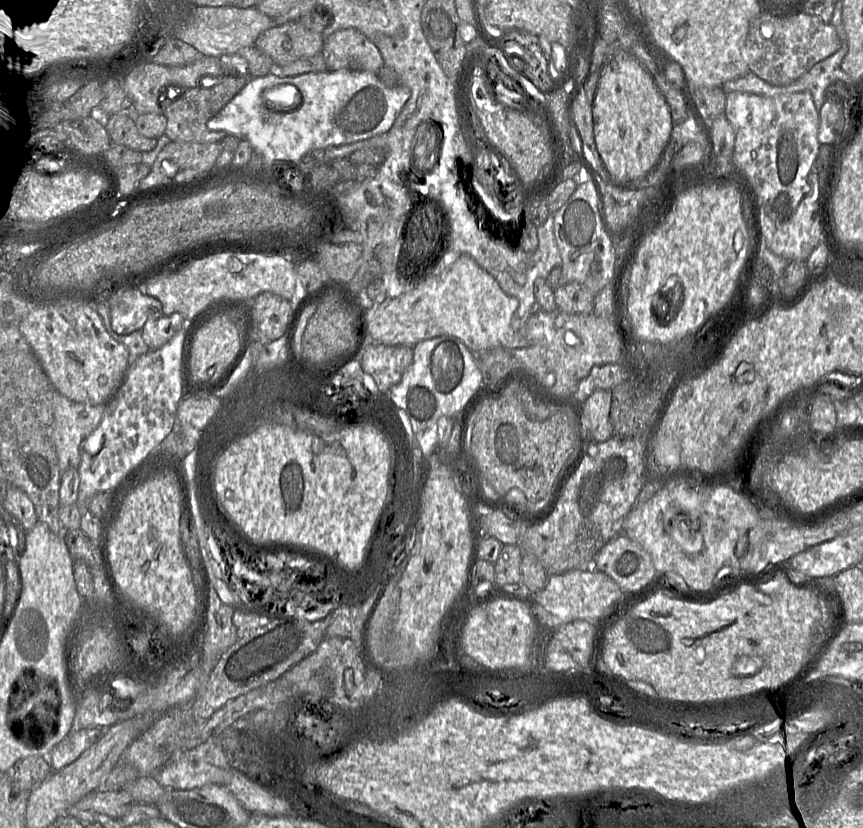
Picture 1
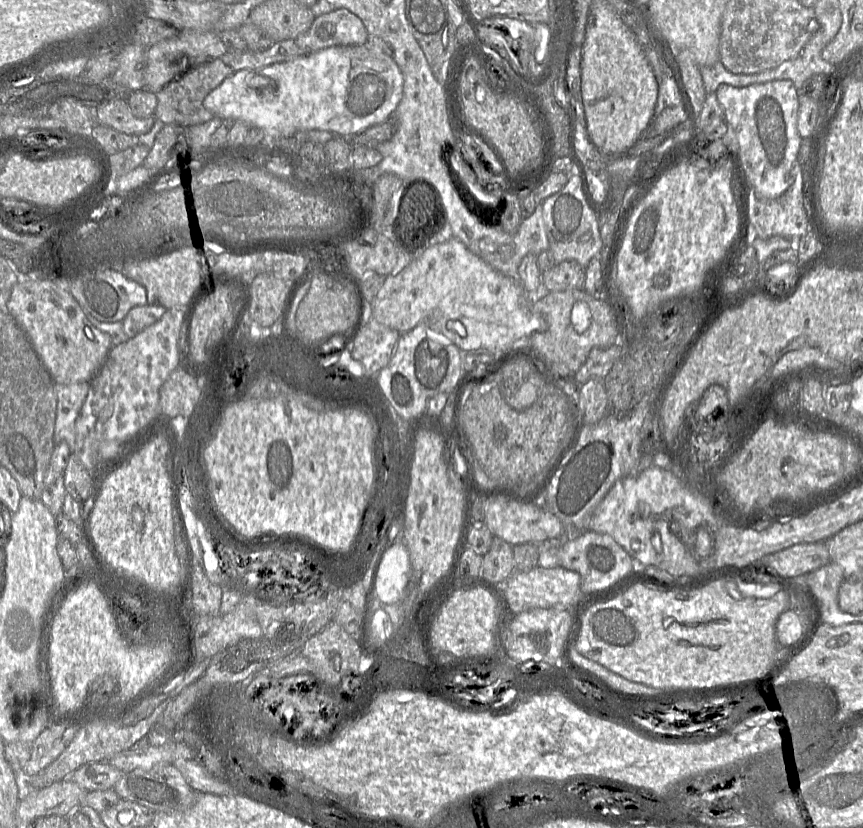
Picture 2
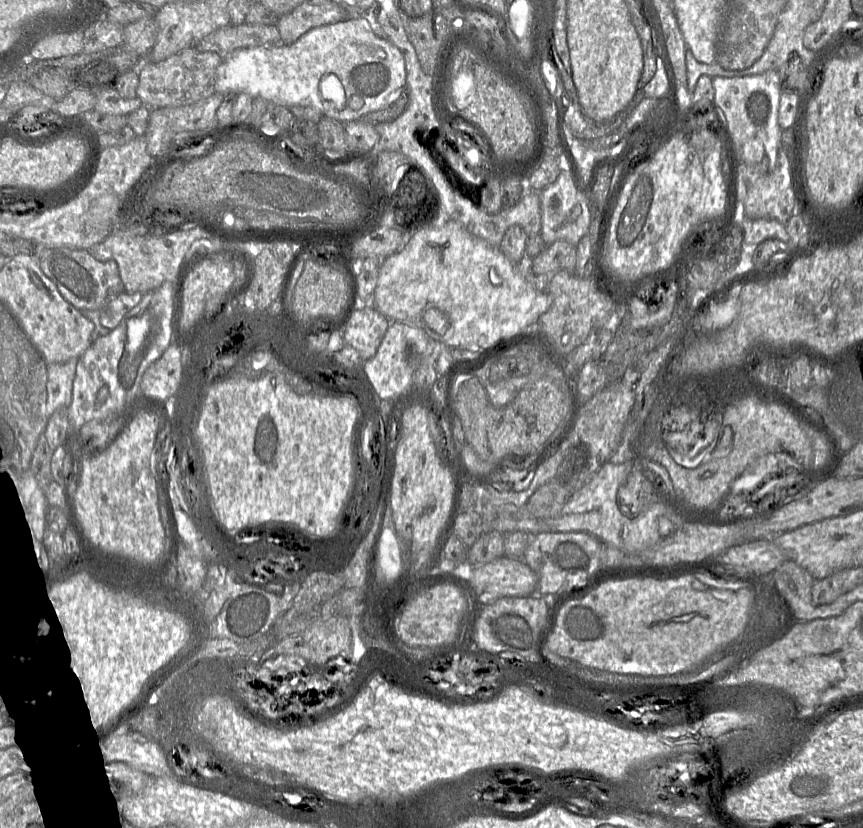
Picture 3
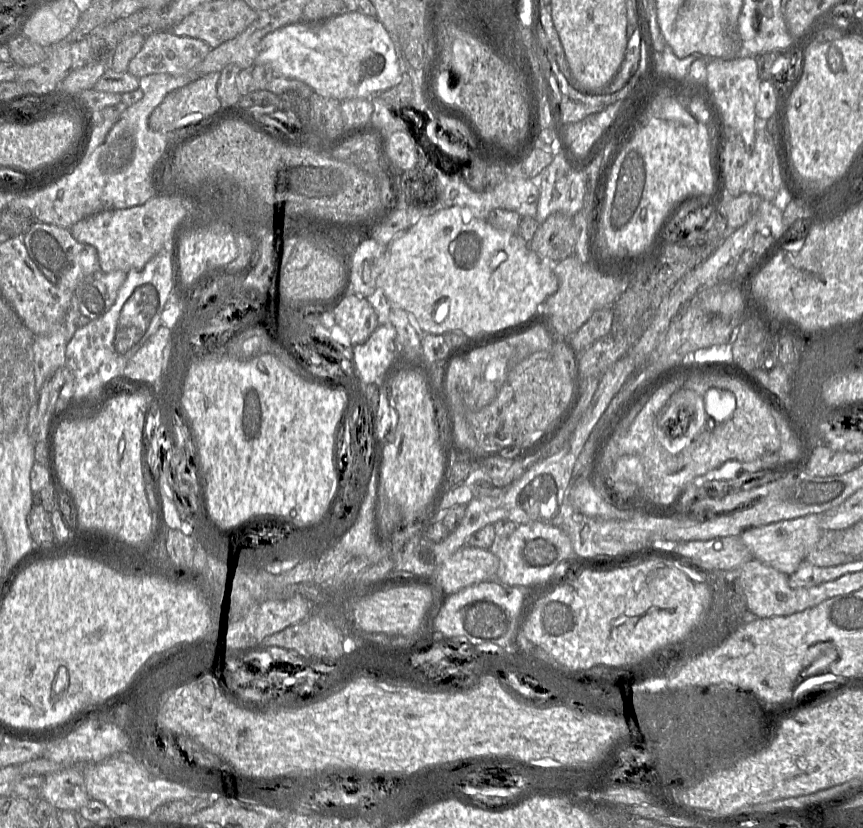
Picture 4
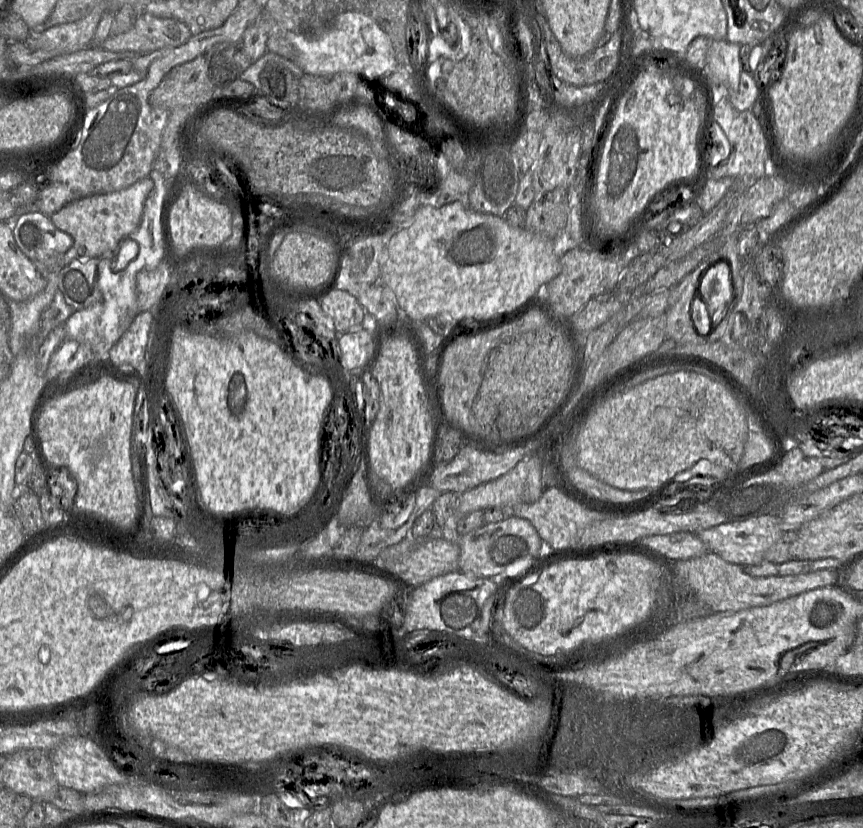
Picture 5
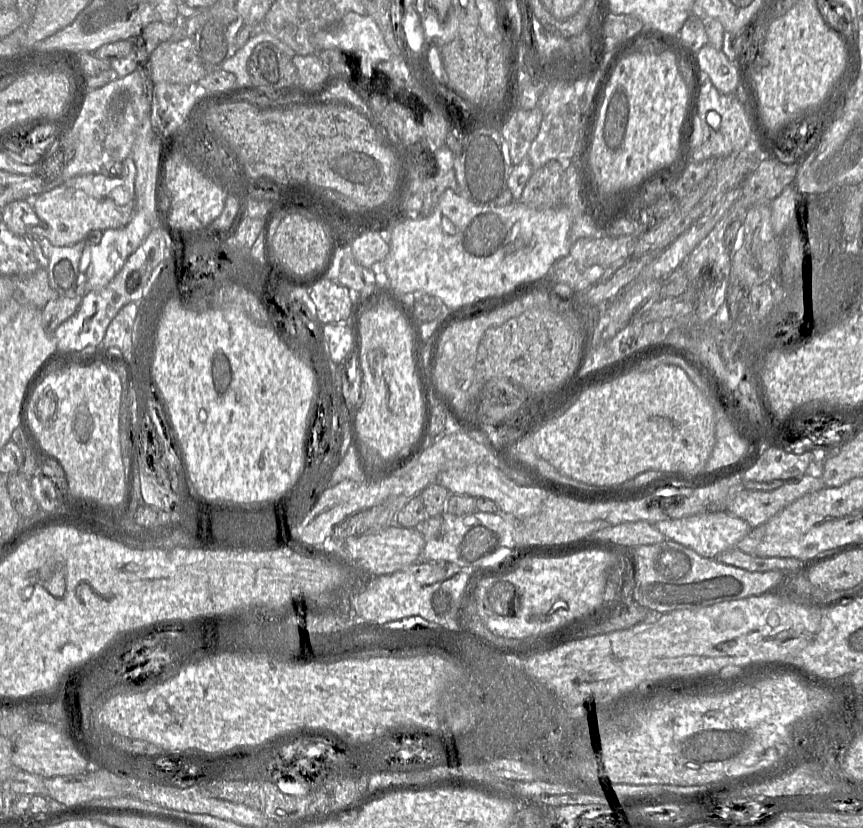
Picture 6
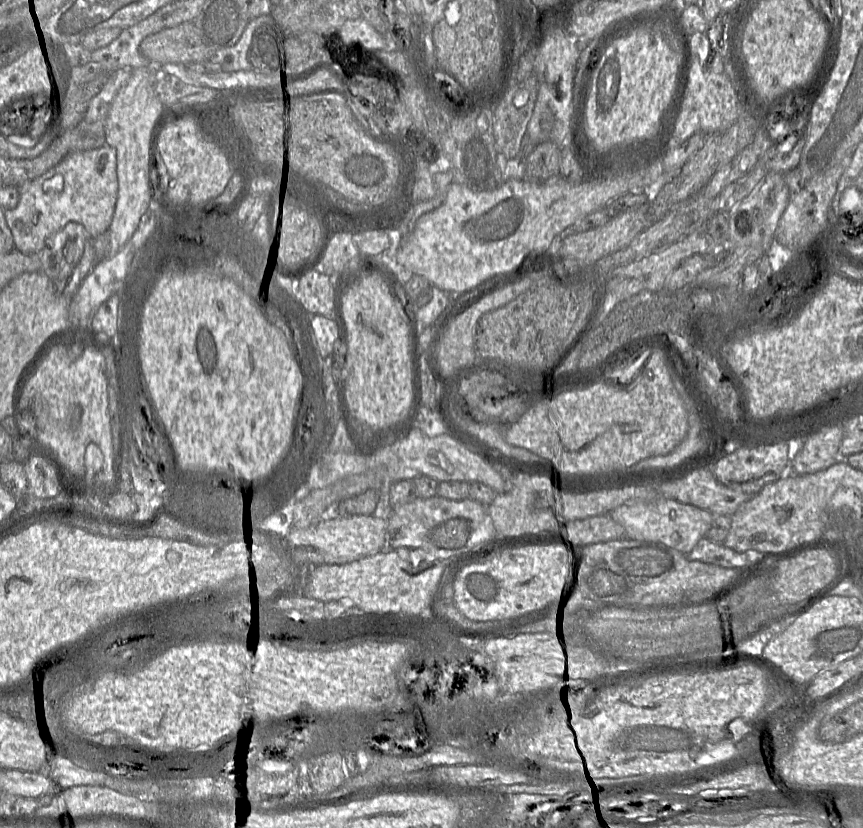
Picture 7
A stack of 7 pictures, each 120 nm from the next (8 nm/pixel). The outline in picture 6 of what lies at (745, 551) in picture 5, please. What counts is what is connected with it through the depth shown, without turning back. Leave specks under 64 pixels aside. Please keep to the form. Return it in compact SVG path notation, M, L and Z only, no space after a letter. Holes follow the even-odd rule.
M726 511L695 514L688 517L664 520L655 527L668 539L692 549L702 557L715 559L720 553L736 548L753 529L746 521Z

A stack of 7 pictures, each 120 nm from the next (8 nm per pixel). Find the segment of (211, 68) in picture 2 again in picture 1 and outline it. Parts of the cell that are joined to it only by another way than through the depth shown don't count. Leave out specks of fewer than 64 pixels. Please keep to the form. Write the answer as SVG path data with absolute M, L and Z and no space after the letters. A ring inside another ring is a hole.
M226 75L216 84L208 87L195 87L187 90L165 111L165 134L158 138L156 147L147 152L142 152L143 163L151 167L158 154L168 141L174 142L217 142L227 134L225 132L210 132L207 128L208 120L216 115L245 85L250 77L237 77Z

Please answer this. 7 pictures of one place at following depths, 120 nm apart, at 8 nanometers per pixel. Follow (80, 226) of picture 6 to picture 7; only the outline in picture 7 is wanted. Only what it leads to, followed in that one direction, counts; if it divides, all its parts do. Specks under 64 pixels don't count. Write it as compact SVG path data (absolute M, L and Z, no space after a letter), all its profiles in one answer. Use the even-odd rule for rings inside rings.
M104 144L96 149L70 152L57 165L39 177L18 187L19 202L14 209L4 210L14 246L33 254L46 246L46 240L69 222L82 224L92 237L110 226L118 193L116 153Z

